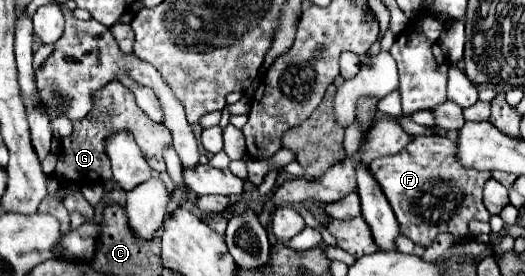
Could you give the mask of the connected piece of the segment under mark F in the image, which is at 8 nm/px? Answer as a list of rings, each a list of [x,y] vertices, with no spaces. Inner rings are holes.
[[[415,136],[399,154],[375,158],[369,170],[381,184],[397,216],[401,234],[417,246],[431,246],[441,232],[449,232],[455,238],[455,244],[463,244],[471,240],[471,220],[489,222],[491,218],[481,202],[481,192],[491,178],[491,172],[477,172],[459,166],[459,160],[455,158],[455,142],[447,136]],[[431,192],[437,192],[437,198]]]

